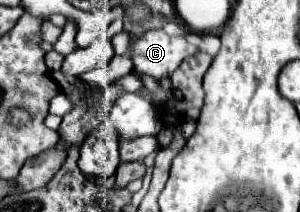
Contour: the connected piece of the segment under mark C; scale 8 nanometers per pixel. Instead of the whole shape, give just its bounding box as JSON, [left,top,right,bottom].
[127,29,199,79]

